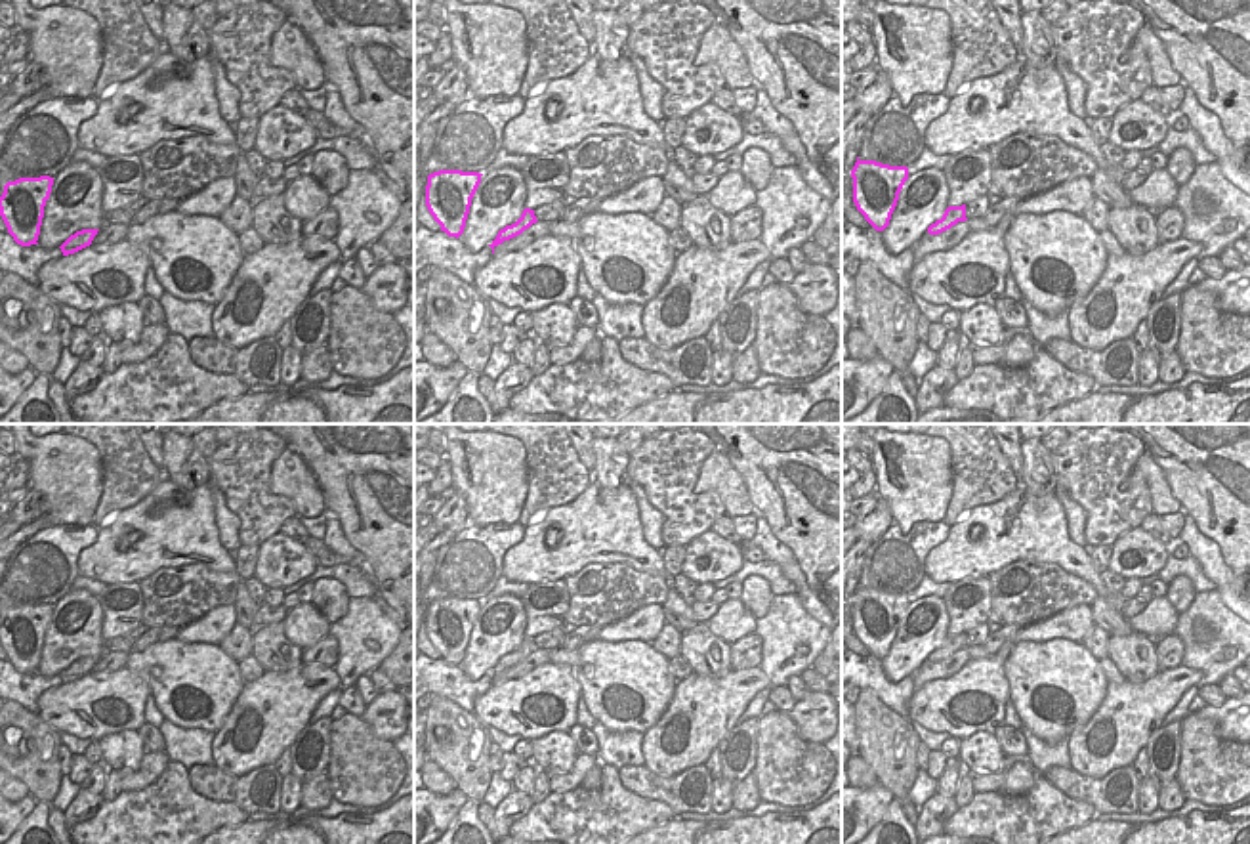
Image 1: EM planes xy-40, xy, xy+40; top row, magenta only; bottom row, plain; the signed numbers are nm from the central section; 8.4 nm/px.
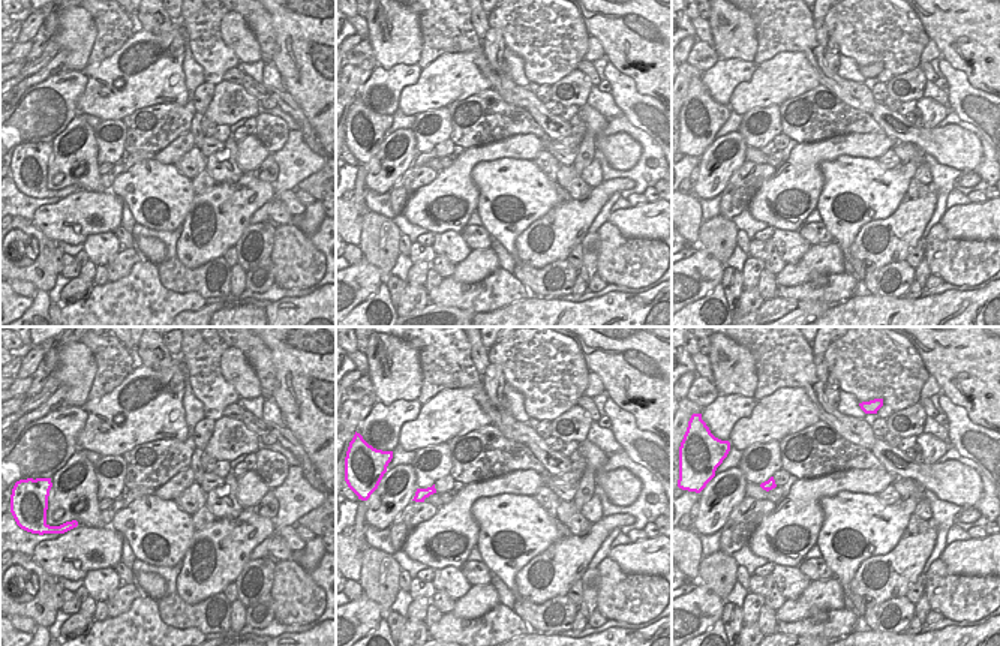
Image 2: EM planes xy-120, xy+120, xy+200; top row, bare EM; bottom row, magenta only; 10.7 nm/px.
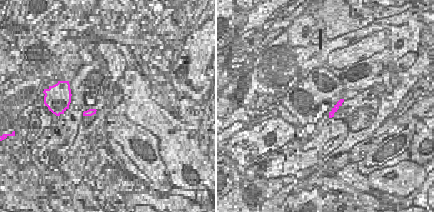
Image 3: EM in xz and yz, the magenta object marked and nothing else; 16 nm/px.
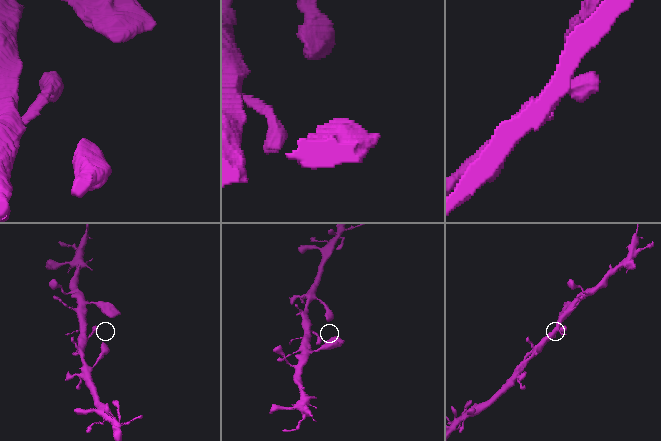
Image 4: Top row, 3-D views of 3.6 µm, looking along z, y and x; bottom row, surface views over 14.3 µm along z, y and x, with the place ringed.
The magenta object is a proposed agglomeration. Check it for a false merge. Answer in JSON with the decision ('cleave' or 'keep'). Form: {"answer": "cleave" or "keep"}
{"answer": "keep"}

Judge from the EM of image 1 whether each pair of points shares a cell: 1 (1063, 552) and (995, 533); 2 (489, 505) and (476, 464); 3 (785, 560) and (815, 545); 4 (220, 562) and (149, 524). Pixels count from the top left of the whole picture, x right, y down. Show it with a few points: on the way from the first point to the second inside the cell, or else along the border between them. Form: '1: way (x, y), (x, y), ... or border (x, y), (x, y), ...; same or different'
1: way (1046, 539), (1010, 539); same
2: way (489, 495), (489, 478), (485, 474); same
3: border (766, 520), (815, 594); different
4: way (203, 547), (182, 529), (166, 527); same

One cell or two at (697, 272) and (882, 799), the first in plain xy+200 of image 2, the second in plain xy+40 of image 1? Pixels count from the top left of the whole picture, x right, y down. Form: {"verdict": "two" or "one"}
{"verdict": "one"}

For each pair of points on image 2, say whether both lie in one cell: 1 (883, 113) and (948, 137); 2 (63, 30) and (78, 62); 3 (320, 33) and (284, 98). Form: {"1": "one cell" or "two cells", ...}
{"1": "one cell", "2": "one cell", "3": "two cells"}

